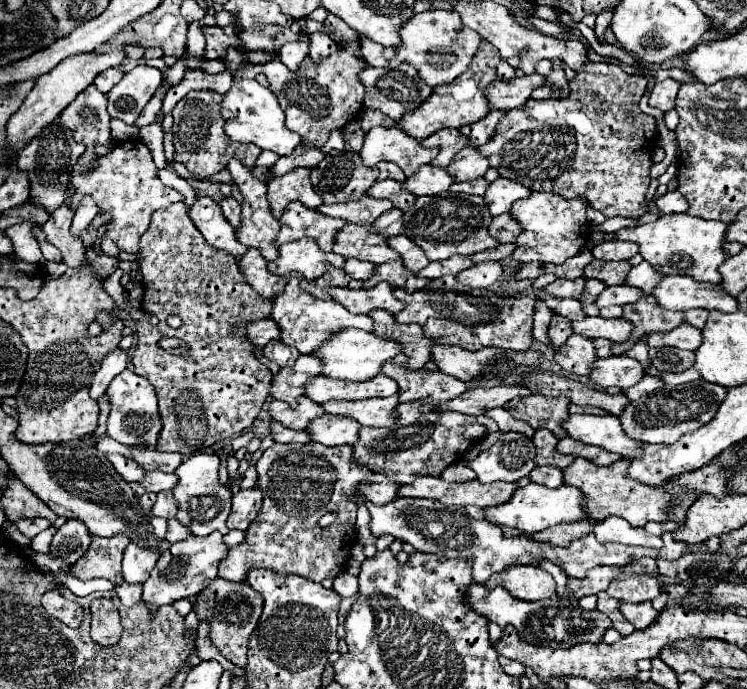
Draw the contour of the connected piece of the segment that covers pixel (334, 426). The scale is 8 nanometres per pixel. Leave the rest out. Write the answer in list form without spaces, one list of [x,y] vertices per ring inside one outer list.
[[[322,415],[310,423],[308,431],[312,433],[312,439],[322,445],[354,445],[358,441],[360,423],[344,415]]]

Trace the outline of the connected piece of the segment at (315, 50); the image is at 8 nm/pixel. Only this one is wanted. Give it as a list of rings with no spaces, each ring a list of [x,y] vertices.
[[[312,33],[310,35],[310,59],[314,59],[314,63],[324,61],[334,51],[338,51],[338,43],[332,41],[326,33]]]

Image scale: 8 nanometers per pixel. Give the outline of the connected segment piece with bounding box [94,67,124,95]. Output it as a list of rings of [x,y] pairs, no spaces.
[[[114,67],[114,69],[108,69],[108,71],[104,71],[104,73],[100,73],[96,79],[94,79],[94,85],[106,95],[120,79],[122,79],[122,69],[120,67]]]

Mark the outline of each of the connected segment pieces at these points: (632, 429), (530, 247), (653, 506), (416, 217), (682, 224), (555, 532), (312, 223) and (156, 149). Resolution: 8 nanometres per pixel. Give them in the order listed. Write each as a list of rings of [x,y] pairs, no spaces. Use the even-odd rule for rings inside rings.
[[[704,379],[684,383],[684,385],[664,385],[662,389],[648,393],[636,401],[632,401],[626,411],[620,415],[622,427],[626,429],[626,435],[632,439],[638,439],[642,443],[674,443],[682,435],[692,433],[706,425],[726,399],[728,389],[716,383],[708,383]]]
[[[532,193],[530,197],[514,203],[510,213],[524,227],[524,231],[516,239],[518,249],[512,253],[512,259],[520,263],[544,261],[544,263],[560,265],[568,257],[576,255],[580,249],[584,249],[590,237],[590,221],[586,217],[584,197],[564,199],[562,195],[556,195],[556,193]]]
[[[576,457],[576,461],[564,469],[566,485],[578,487],[586,495],[588,517],[594,521],[606,519],[610,515],[618,515],[618,517],[626,519],[628,523],[632,523],[634,527],[644,527],[648,521],[660,521],[660,523],[662,521],[676,521],[676,523],[686,521],[686,513],[688,513],[690,505],[698,499],[696,491],[682,491],[680,495],[672,495],[670,485],[676,479],[670,479],[662,487],[648,487],[648,485],[628,477],[626,475],[628,467],[630,467],[630,459],[620,459],[608,467],[602,467],[584,457]]]
[[[448,191],[442,195],[418,197],[414,207],[406,211],[404,235],[414,239],[414,243],[418,243],[432,261],[444,261],[452,255],[474,255],[478,251],[498,247],[498,239],[488,231],[490,223],[492,215],[482,195]]]
[[[670,213],[632,229],[620,229],[618,239],[638,243],[640,255],[664,275],[690,275],[698,281],[710,281],[718,285],[722,281],[718,267],[724,259],[728,259],[728,253],[722,249],[726,243],[726,229],[728,225],[724,221],[698,219],[688,213]]]
[[[578,521],[578,523],[564,523],[564,525],[554,525],[550,529],[542,529],[540,533],[534,533],[534,541],[544,541],[552,543],[556,547],[568,547],[574,539],[582,539],[592,531],[590,521]]]
[[[292,201],[284,211],[280,225],[282,229],[276,237],[276,245],[298,241],[302,237],[312,237],[318,245],[322,245],[324,251],[332,251],[336,233],[344,225],[348,225],[348,221],[328,217],[316,209],[302,205],[300,201]]]
[[[154,121],[146,127],[140,127],[140,139],[148,143],[152,155],[154,155],[154,161],[156,161],[156,167],[158,169],[166,169],[168,167],[168,161],[164,157],[164,145],[162,145],[162,139],[164,139],[164,129],[162,129],[162,123],[160,121]]]

